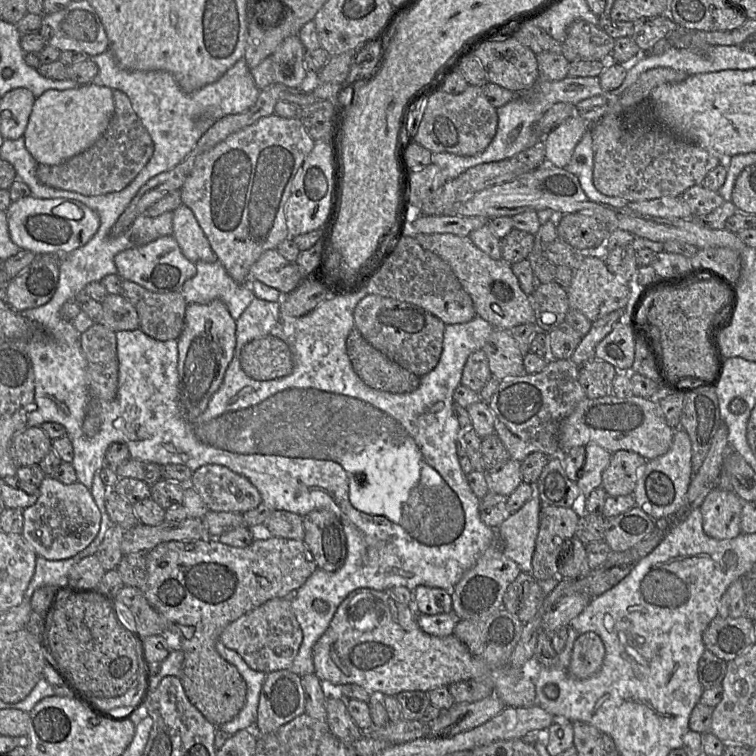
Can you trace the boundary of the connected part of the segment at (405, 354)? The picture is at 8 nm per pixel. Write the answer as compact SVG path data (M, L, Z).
M368 294L358 302L353 315L355 328L364 339L403 368L422 377L437 366L446 324L422 307Z

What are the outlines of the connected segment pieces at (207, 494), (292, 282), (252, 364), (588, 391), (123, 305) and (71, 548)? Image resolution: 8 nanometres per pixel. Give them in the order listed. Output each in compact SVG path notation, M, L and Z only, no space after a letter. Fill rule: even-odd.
M219 464L193 471L191 485L209 511L244 513L262 502L258 489L244 476Z
M276 249L261 254L250 268L250 279L273 287L282 294L292 292L303 280L297 263L288 261Z
M273 335L254 339L244 345L240 365L247 376L258 381L285 377L294 368L290 346Z
M588 360L578 367L578 380L586 398L595 399L612 394L612 383L618 370L610 363Z
M108 294L105 299L101 302L102 304L102 319L101 323L96 323L96 324L102 324L109 328L110 330L114 331L115 333L118 331L123 331L123 330L136 330L140 328L140 321L138 317L138 313L135 309L135 307L130 303L130 301L125 298L122 294L116 295L116 294Z
M45 476L39 485L39 498L34 505L23 509L22 536L38 557L48 560L71 558L86 549L100 529L101 514L91 491L79 482L62 484Z

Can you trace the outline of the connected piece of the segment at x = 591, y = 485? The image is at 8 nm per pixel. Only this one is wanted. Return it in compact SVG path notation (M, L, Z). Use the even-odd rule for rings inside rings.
M587 444L585 447L585 463L582 476L576 481L582 496L588 496L592 490L601 487L602 473L610 463L611 454L597 444Z

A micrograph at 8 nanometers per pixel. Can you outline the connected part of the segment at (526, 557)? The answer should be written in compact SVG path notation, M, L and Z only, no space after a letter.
M537 483L528 484L532 485L533 490L530 499L518 511L511 513L497 528L498 539L504 554L516 562L524 573L531 573L532 571L532 557L539 531L539 514L542 507Z

